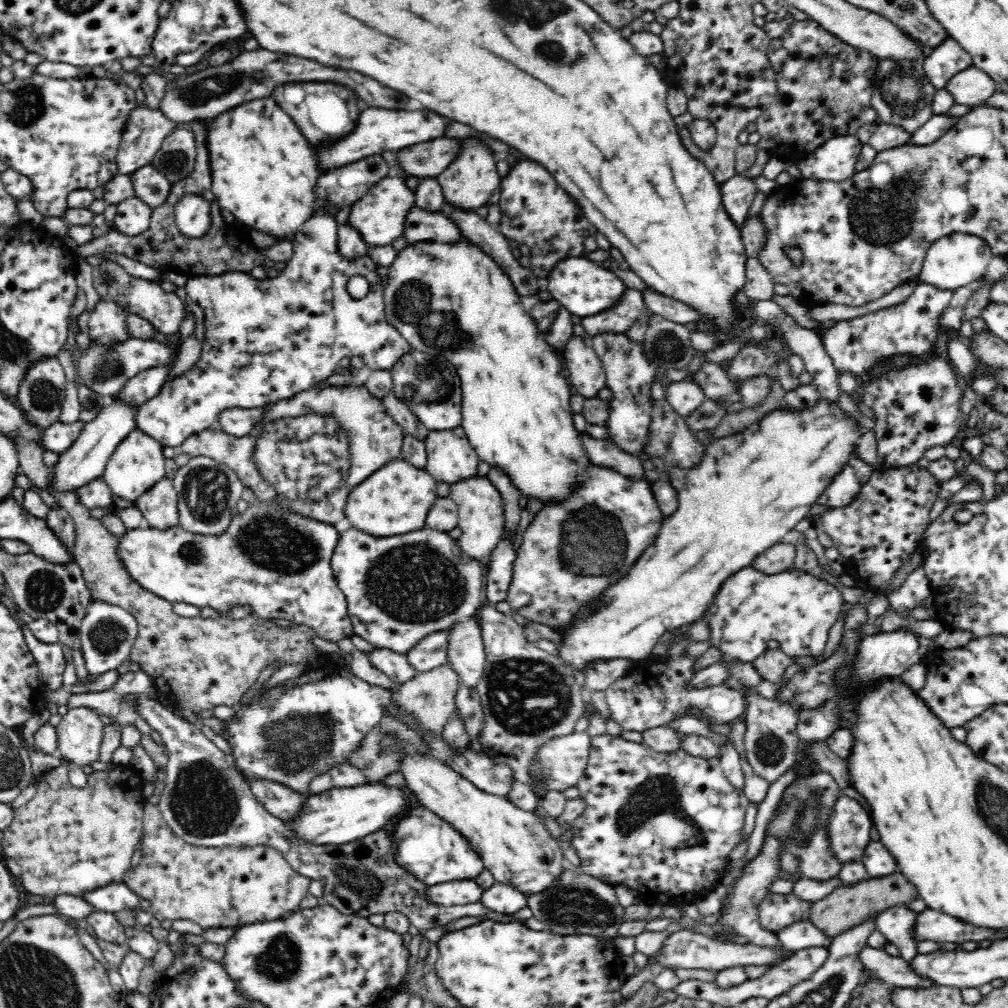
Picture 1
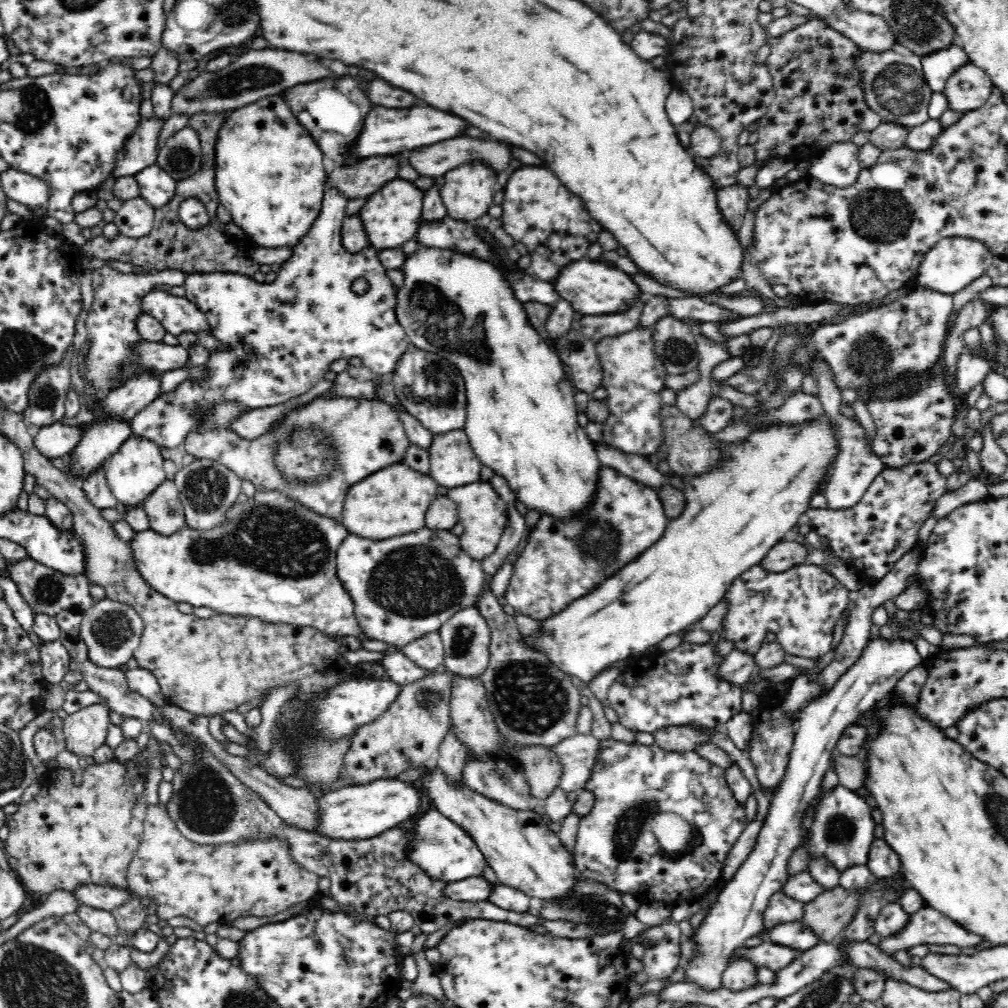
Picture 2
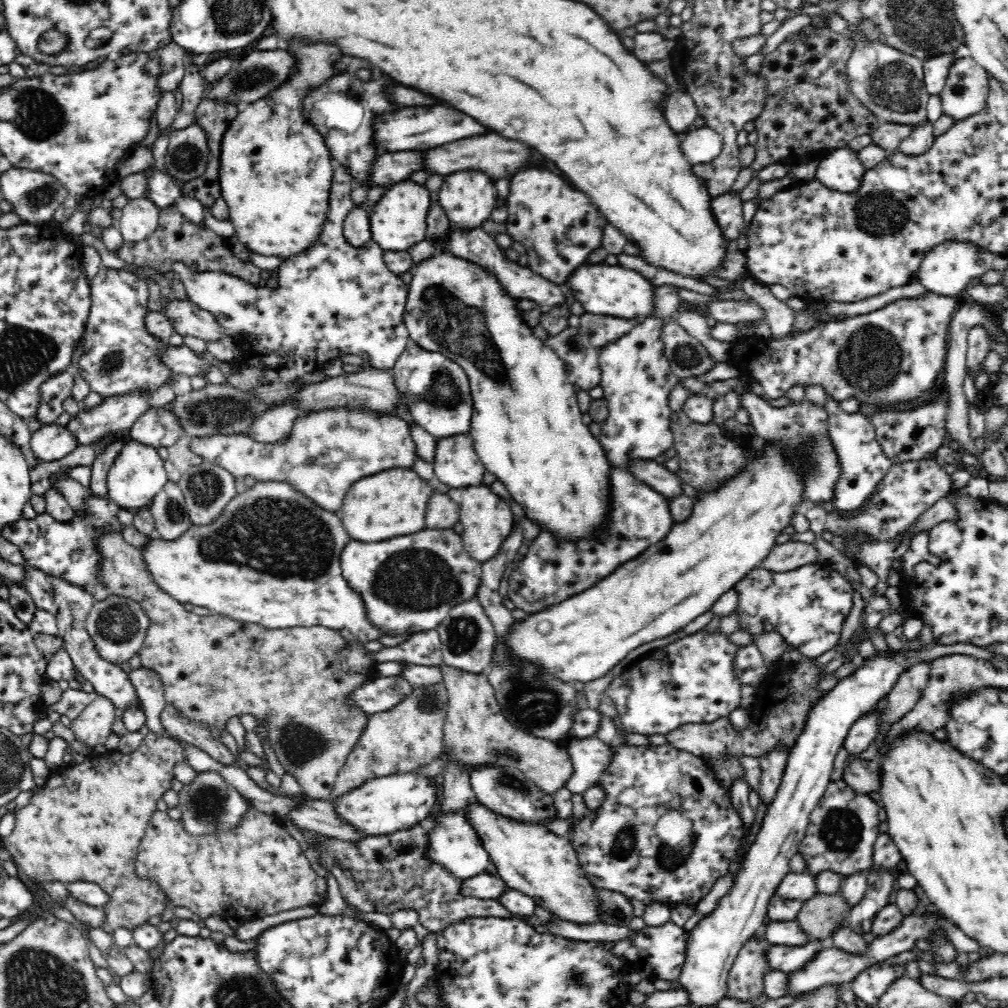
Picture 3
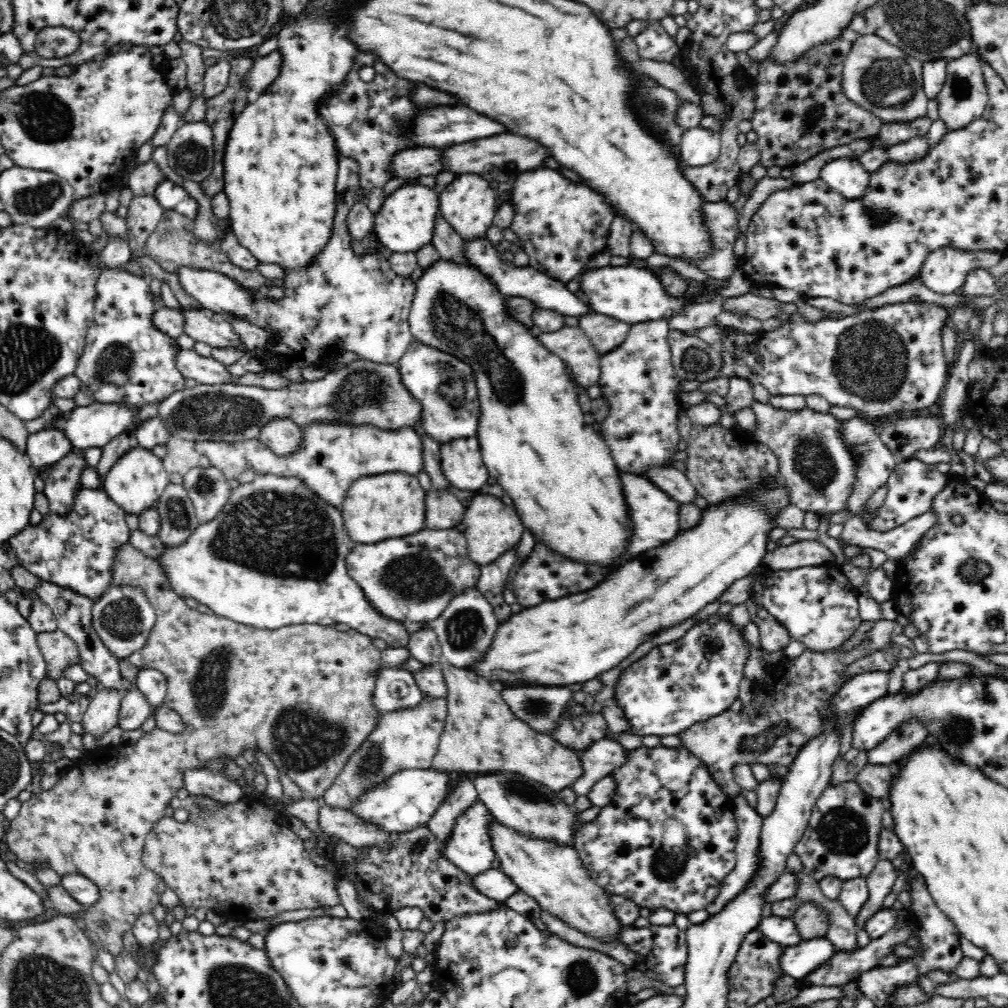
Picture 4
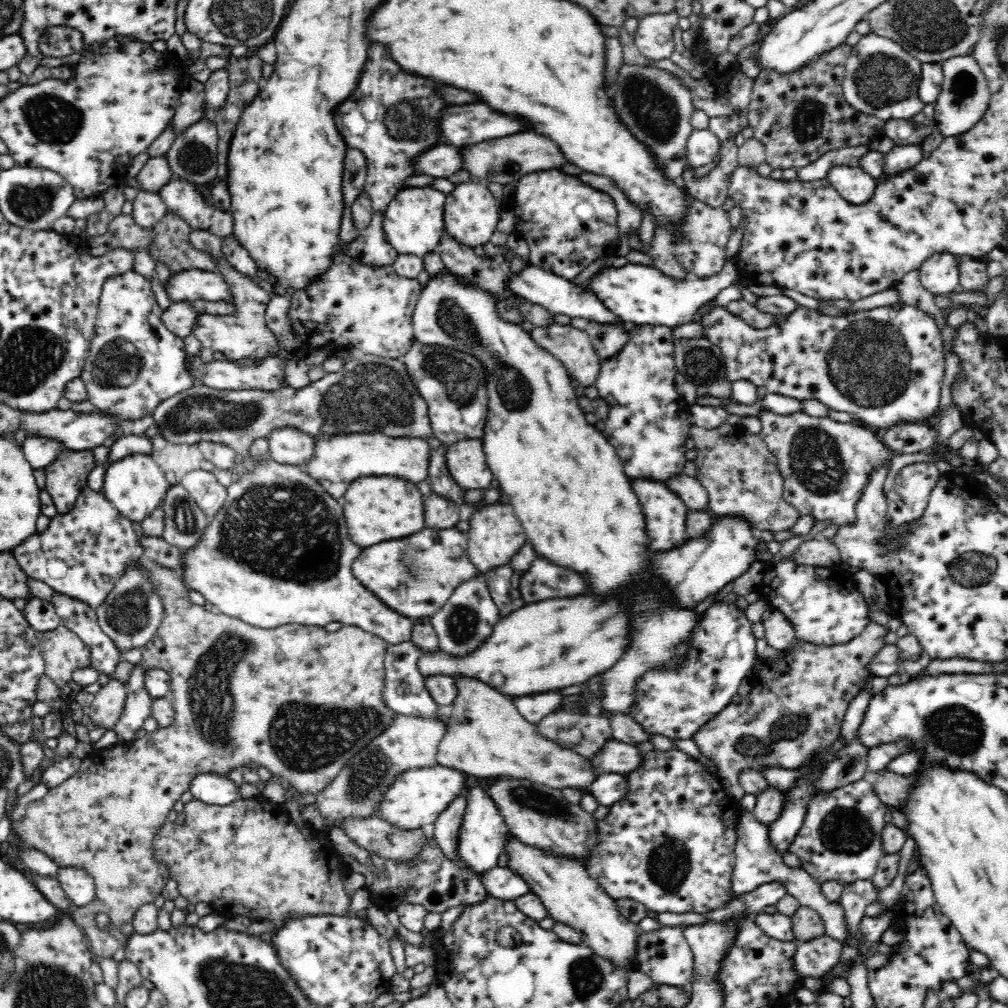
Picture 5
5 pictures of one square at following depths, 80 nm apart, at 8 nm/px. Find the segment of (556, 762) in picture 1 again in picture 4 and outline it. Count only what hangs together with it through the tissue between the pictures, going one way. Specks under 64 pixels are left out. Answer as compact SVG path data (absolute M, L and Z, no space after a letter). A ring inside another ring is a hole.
M615 739L592 742L576 753L580 757L580 778L576 778L570 788L577 795L588 794L594 784L626 762L626 749Z

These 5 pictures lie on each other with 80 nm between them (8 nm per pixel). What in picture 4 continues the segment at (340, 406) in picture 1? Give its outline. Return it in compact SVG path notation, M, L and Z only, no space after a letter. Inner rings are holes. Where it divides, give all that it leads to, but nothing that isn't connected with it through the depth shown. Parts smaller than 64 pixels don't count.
M318 420L304 424L300 429L302 429L302 446L298 446L298 450L286 456L278 456L257 438L236 442L200 439L195 441L194 449L198 454L206 456L209 463L219 468L230 480L244 474L246 469L252 469L258 475L298 478L322 500L338 508L342 506L342 500L346 498L350 484L360 477L388 472L405 472L416 476L423 468L420 435L409 426L386 430L373 424Z

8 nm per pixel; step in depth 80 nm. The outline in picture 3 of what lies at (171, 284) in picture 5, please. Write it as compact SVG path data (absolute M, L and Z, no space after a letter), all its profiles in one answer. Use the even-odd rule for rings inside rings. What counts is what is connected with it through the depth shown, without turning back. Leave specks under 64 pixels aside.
M334 159L332 166L334 175L328 194L328 210L322 230L318 232L317 242L298 255L283 260L277 269L276 287L250 284L238 276L222 271L194 272L184 263L173 264L174 272L177 272L180 282L184 284L188 300L208 311L218 321L224 336L238 340L240 355L226 362L231 365L231 373L224 374L226 383L223 386L252 393L256 401L264 405L276 406L288 402L294 393L308 386L298 382L299 378L304 374L322 371L330 361L344 354L360 356L366 367L386 371L393 369L411 340L402 320L408 285L386 267L383 259L385 251L375 243L359 249L346 241L343 222L355 207L350 192L356 183L346 166Z

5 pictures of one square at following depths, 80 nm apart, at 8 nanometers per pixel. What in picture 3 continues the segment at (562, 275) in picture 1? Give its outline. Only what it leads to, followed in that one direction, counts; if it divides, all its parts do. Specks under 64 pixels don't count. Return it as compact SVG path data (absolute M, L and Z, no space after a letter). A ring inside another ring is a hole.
M584 262L568 274L564 284L568 286L574 294L574 300L580 302L586 313L607 317L645 318L654 310L654 288L656 287L640 273L618 264Z

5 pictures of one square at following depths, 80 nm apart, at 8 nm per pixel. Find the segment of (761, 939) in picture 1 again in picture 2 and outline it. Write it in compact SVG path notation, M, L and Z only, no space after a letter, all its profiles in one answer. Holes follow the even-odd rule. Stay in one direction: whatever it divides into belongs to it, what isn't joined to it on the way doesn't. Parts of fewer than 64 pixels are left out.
M872 638L868 640L860 659L834 686L823 697L810 701L798 712L790 760L782 782L771 796L769 811L763 819L755 847L736 874L722 886L708 915L692 934L699 944L699 955L687 964L686 981L695 982L706 990L722 988L720 978L729 965L728 956L734 948L743 946L748 938L754 936L760 936L762 942L769 940L762 914L770 896L782 891L784 883L791 877L786 871L788 858L800 844L804 810L820 792L820 782L830 768L830 752L836 749L836 740L858 716L868 712L876 700L882 700L893 690L906 672L923 662L912 640Z

